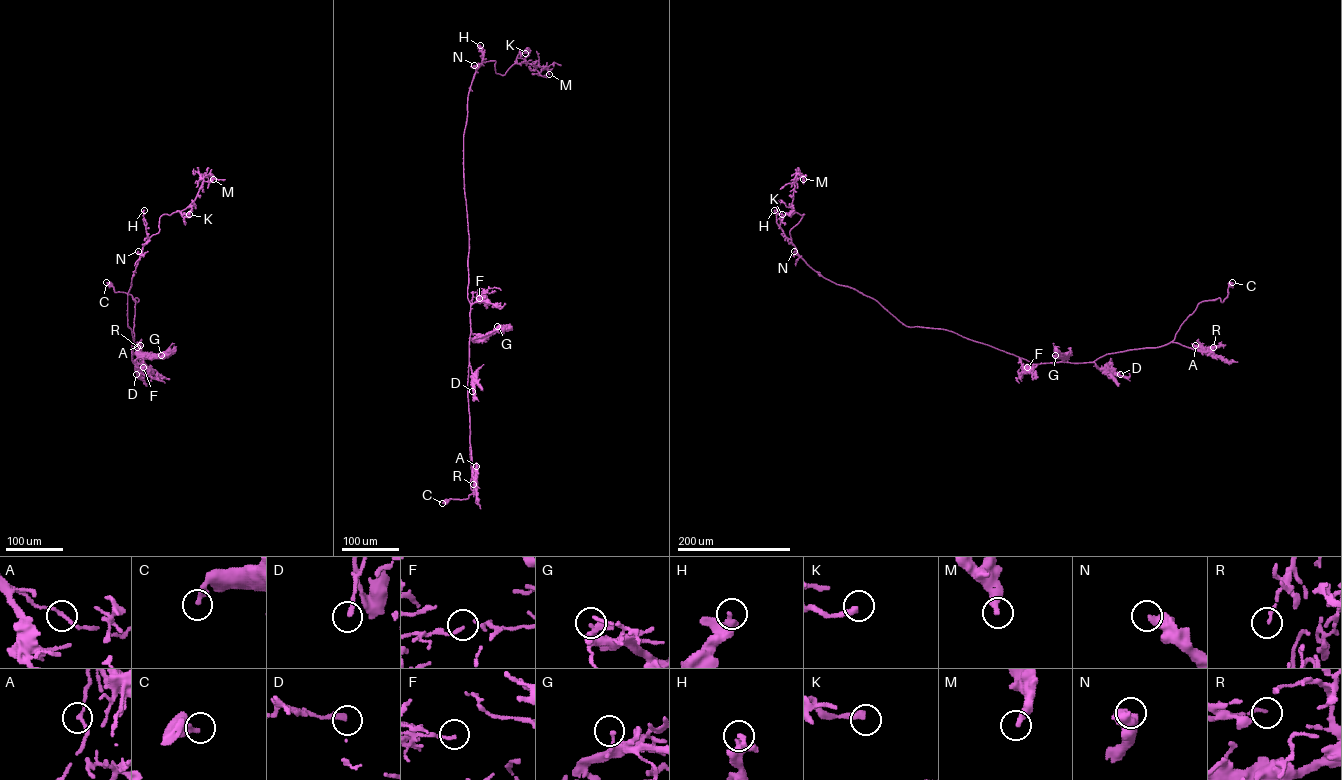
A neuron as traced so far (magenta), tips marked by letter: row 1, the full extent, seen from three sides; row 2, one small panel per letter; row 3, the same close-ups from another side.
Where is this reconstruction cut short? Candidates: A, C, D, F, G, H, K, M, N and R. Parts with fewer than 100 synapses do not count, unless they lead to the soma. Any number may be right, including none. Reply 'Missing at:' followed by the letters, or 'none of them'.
Missing at: none of them

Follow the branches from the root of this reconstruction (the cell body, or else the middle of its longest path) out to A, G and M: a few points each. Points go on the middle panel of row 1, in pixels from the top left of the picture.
A: (446, 501), (467, 499), (475, 492), (470, 487), (470, 443), (473, 473), (478, 469), (476, 466)
G: (446, 501), (467, 499), (475, 492), (470, 487), (470, 335), (484, 336), (497, 326)
M: (446, 501), (475, 492), (468, 92), (487, 61), (502, 75), (523, 63), (549, 74)

